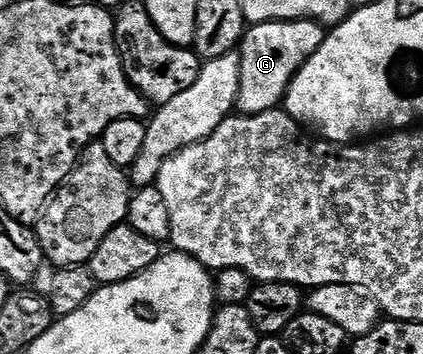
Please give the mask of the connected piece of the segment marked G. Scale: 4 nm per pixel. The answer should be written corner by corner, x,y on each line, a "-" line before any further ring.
312,19
257,23
244,30
243,38
237,48
241,75
239,77
239,99
237,111
240,115
256,115
274,111
286,100
291,78
299,72
317,53
323,43
325,29

